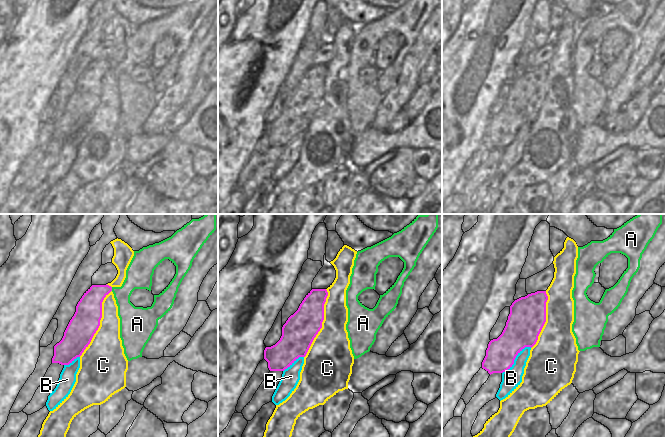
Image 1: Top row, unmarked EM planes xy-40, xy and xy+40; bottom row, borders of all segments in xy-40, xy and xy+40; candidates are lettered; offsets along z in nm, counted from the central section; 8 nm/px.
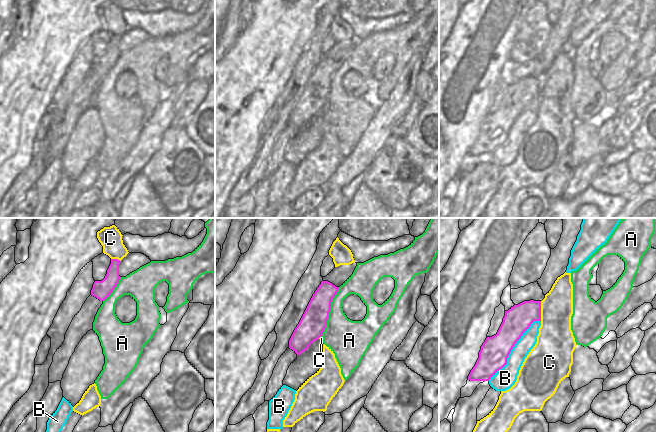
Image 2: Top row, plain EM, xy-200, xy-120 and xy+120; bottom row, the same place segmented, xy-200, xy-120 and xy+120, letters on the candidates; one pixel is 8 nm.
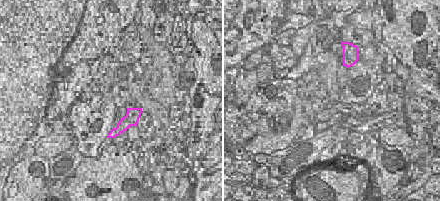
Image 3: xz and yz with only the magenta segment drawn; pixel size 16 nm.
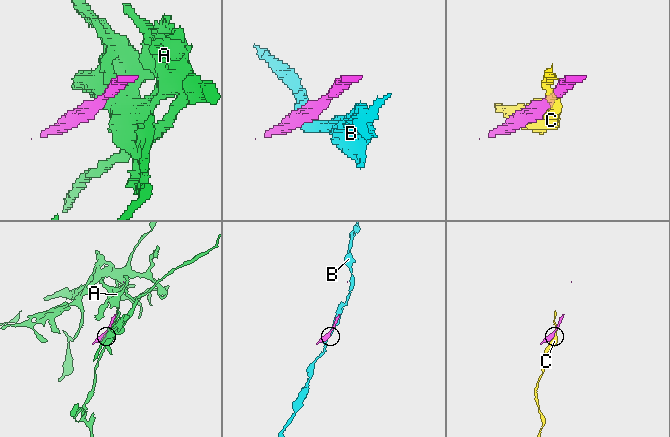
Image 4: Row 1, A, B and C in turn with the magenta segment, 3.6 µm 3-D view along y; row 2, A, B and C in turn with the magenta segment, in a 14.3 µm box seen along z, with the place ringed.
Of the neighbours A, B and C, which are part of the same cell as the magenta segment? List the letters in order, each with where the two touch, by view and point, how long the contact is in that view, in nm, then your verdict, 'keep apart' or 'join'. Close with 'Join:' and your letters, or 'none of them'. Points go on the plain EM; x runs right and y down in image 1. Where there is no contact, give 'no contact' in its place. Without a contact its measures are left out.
A: xy-40 (111, 65) | 30 nm | keep apart
B: xy+40 (515, 133) | 320 nm | keep apart
C: xy-40 (99, 99) | 600 nm | keep apart
Join: none of them

